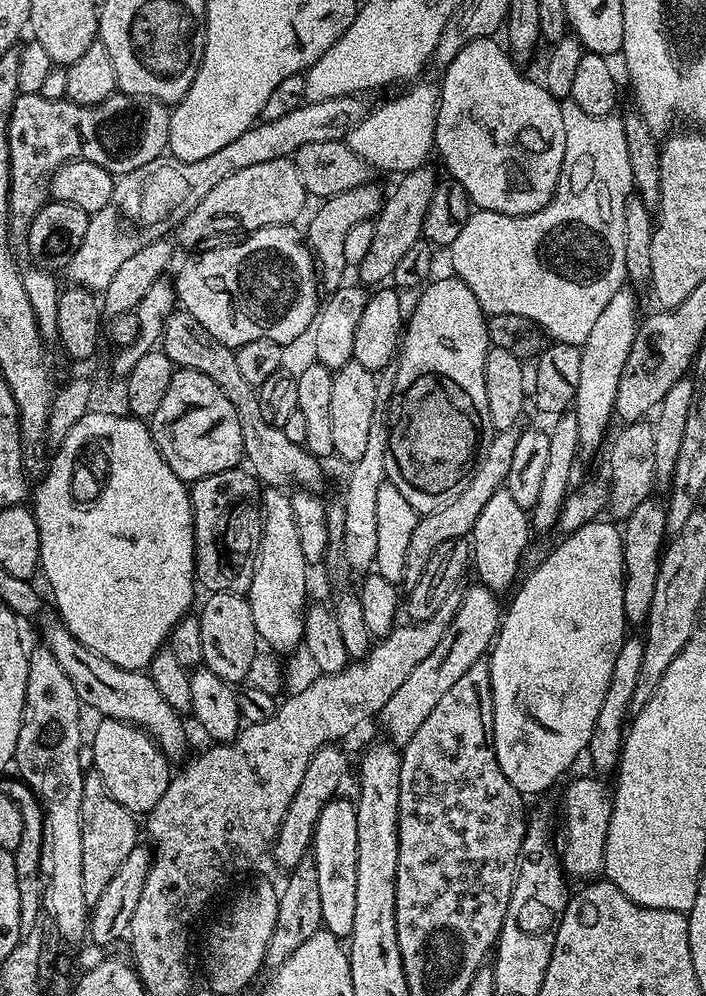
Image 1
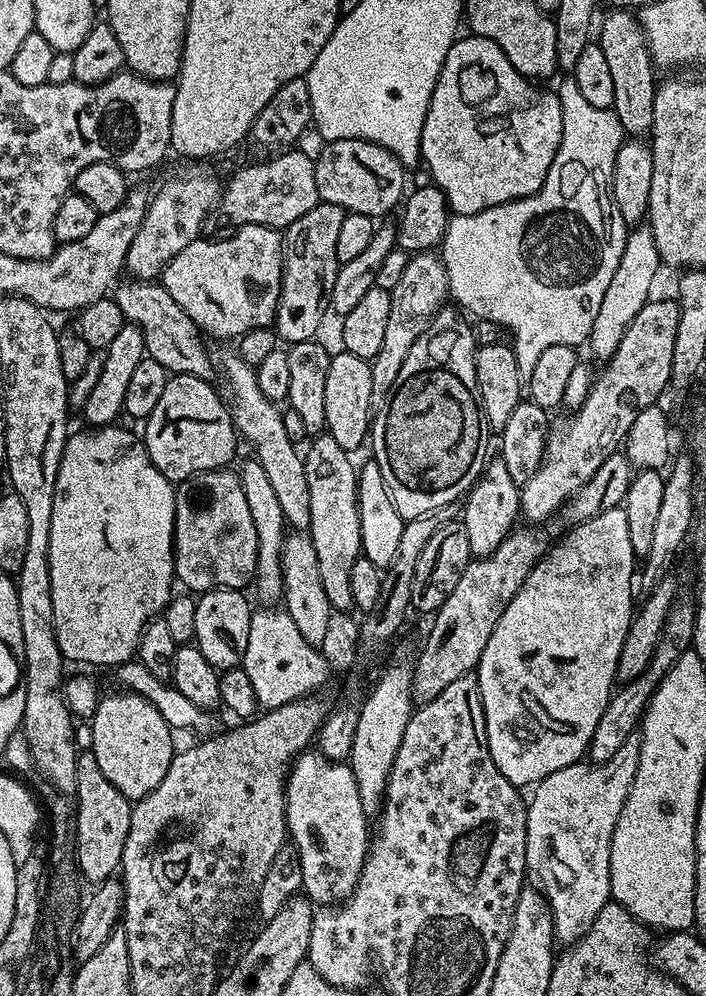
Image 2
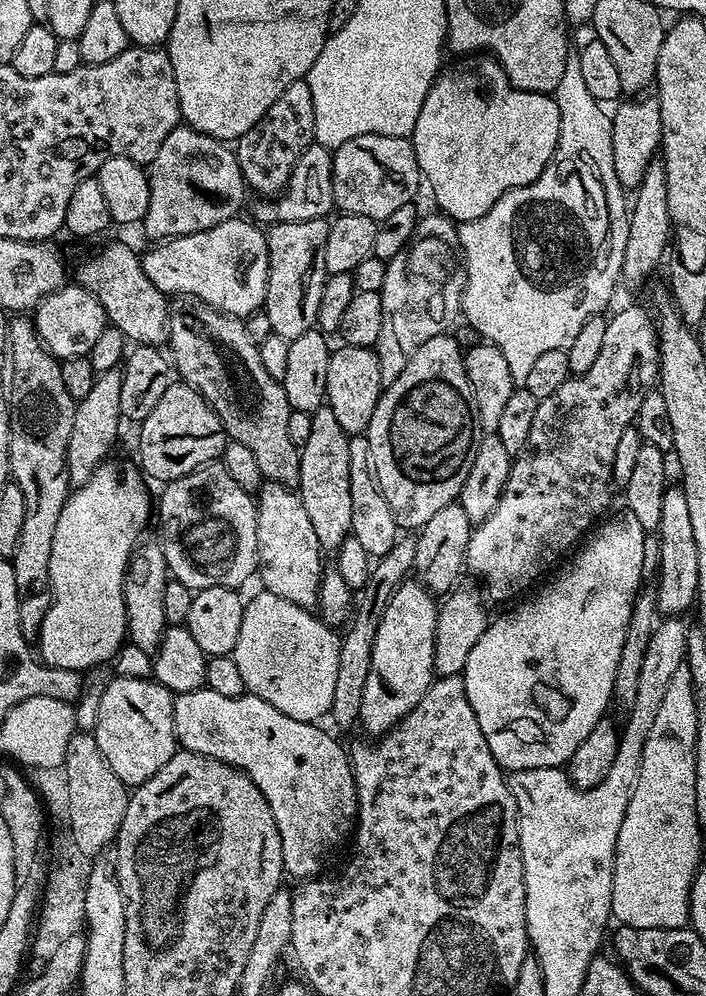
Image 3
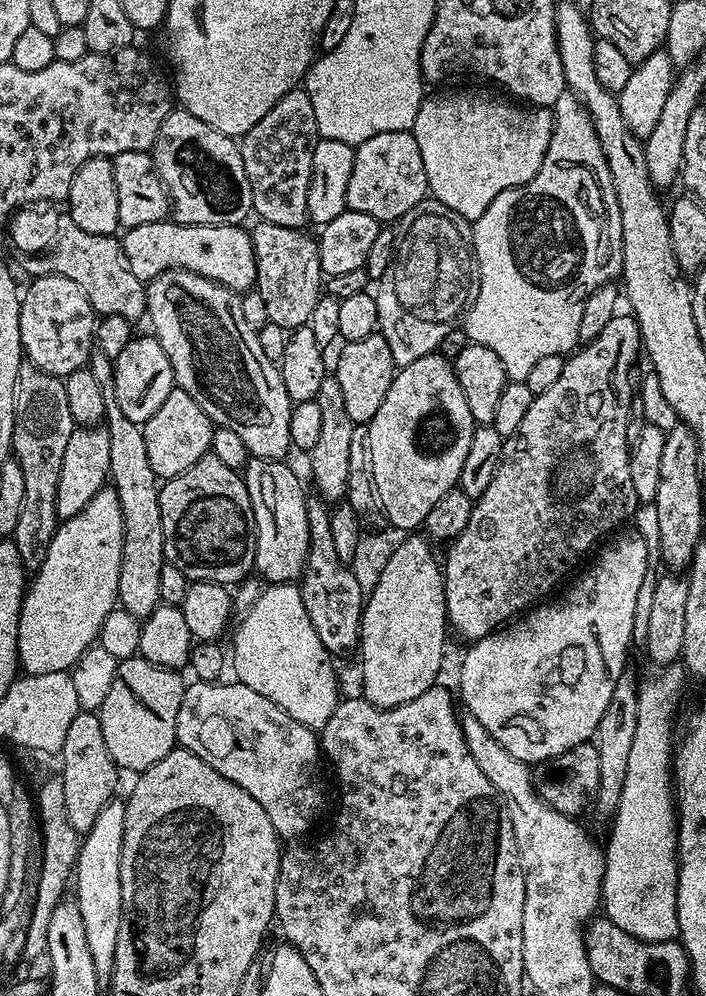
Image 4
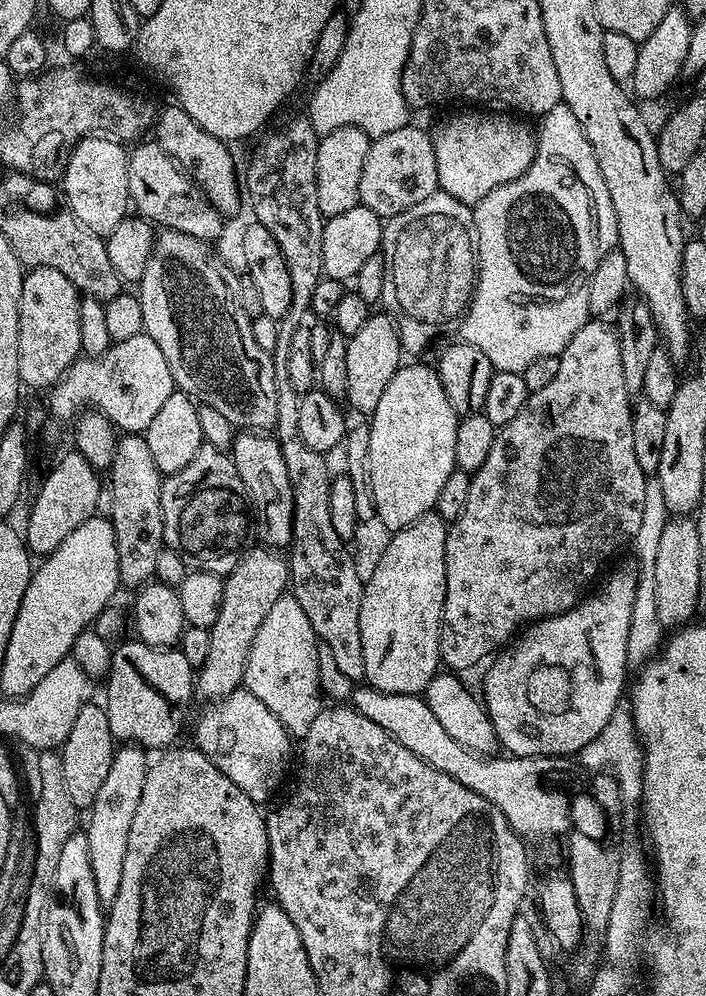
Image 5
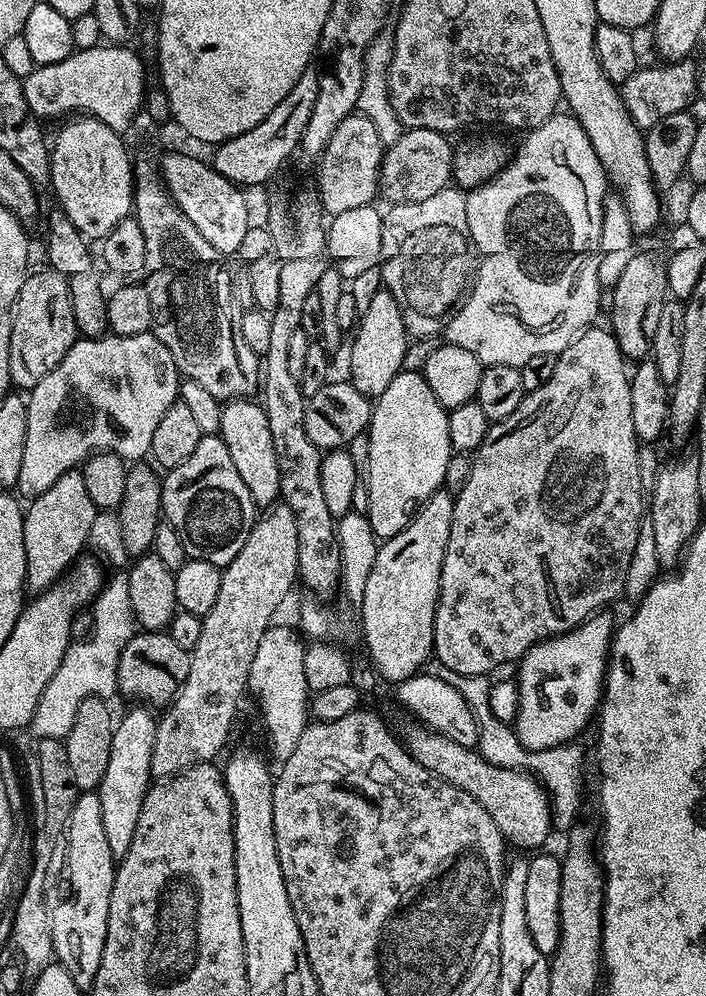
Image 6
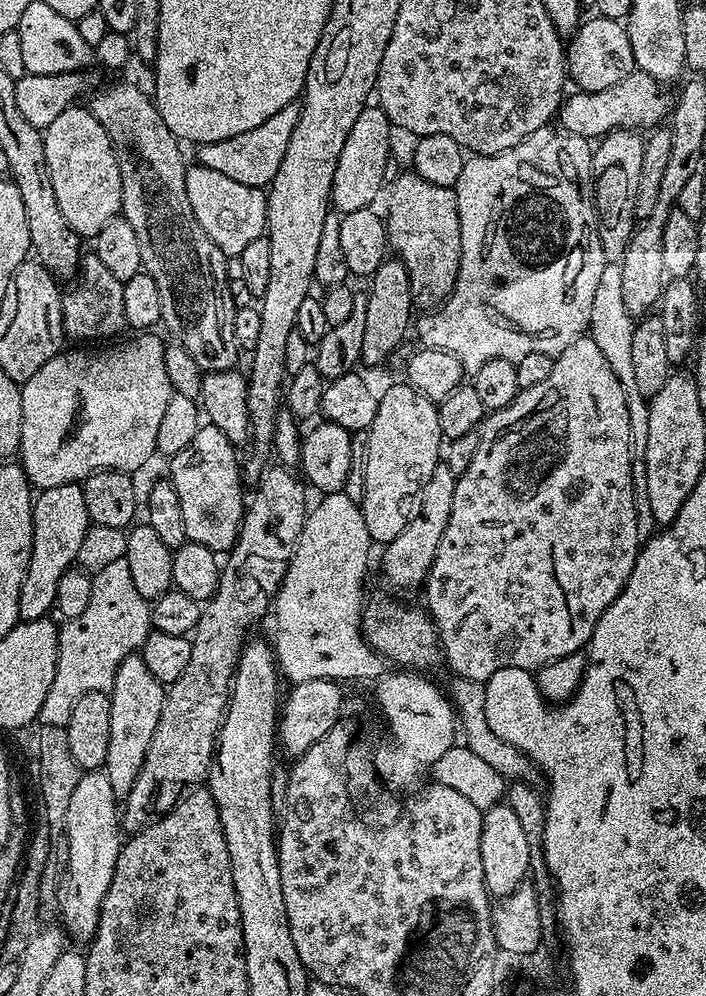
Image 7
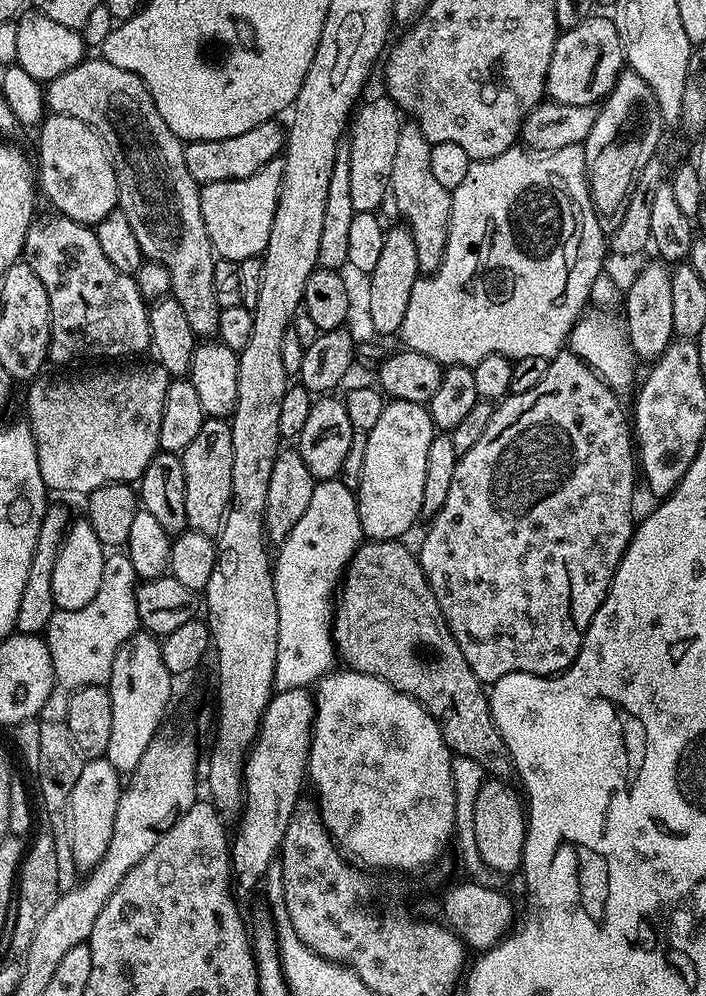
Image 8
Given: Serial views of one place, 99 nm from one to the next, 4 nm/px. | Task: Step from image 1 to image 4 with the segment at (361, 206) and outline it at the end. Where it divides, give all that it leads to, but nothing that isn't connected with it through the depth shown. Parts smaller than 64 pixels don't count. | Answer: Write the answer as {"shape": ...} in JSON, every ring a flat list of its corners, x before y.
{"shape":[[265,220,256,222,256,225,250,228,254,258,256,259,255,291,260,292,262,299,266,301,268,322,282,326,286,330,305,327,314,306,322,295,322,273,320,271,320,259,318,258,318,246,316,240,313,237,308,237,306,233,307,231,299,228,274,226,274,222,266,222]]}

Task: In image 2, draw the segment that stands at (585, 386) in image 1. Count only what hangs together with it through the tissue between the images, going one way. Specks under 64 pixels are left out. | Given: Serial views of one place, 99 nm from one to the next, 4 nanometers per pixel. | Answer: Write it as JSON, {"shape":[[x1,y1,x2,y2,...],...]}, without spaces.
{"shape":[[640,224,633,227,628,233,626,246,623,247,622,259,618,262,618,267,614,270,613,277,610,278,609,289,606,290,605,297,602,298,597,317,594,318,594,324,591,327,588,347,590,346,591,352,595,355,590,354,597,361,600,359,600,362,607,362,613,356,614,351,618,348,619,342,622,342,622,336,626,332,626,327,630,326,630,322,634,320,638,311,642,310,642,306,648,304,652,296,650,290,654,284,659,268,662,268,662,261,654,243,652,228,647,224]]}

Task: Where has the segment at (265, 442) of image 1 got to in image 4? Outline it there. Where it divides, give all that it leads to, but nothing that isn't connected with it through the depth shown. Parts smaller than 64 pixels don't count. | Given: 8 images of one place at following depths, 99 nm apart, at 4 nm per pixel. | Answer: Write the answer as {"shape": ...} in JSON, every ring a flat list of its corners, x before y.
{"shape":[[25,206,11,217,6,231,12,235,12,248,20,255,20,264,29,272,29,277,61,276,70,278,90,298,90,306,100,316,121,316,136,322,148,311,148,294,145,281,134,278,134,270,124,257,124,245,115,235,86,234,82,226,74,226,67,211,55,212,52,206]]}

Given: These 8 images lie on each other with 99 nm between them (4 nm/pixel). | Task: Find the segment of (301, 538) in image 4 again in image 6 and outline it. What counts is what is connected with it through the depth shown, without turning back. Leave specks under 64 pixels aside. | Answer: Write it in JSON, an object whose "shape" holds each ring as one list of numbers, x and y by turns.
{"shape":[[237,398,227,401,220,409,220,430,218,433,226,442,226,450,230,450,230,458,242,482,246,482,246,490,250,490,252,501,257,506,271,506,277,503,280,496,280,475,278,474,278,460,274,455,274,440,270,438,270,426,266,422,263,407,255,399]]}

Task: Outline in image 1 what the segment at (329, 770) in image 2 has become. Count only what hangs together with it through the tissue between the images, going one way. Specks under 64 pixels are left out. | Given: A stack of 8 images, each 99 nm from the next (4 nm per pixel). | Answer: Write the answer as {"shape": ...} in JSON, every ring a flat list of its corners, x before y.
{"shape":[[334,798,319,814,311,849,322,899,323,927,337,938,346,938,351,935,354,924,358,826,355,805,350,800,340,799]]}

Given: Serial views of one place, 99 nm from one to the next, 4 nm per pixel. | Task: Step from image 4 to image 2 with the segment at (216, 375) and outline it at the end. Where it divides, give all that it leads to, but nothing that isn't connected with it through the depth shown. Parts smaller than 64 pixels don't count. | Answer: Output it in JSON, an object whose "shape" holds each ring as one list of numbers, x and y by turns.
{"shape":[[232,350,218,360,218,372,228,379,227,399,230,401,232,423,241,437,252,443,254,458,266,470,278,502,282,505,287,527,292,530,307,529,310,522,310,485,306,483,306,470,301,449,292,443,283,425,284,413,277,401,266,398,258,386,258,378,253,365,247,364,239,351]]}

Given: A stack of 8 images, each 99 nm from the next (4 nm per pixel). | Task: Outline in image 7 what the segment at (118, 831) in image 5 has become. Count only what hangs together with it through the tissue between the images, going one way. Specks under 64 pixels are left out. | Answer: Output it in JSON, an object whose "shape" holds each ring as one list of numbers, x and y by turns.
{"shape":[[133,654,118,666,110,695,110,746,102,771,110,778,114,794,125,798,142,770,146,750,150,750,150,738,154,738,158,718,162,718,166,688,154,678,154,674,150,674,150,666,146,666,143,655]]}

